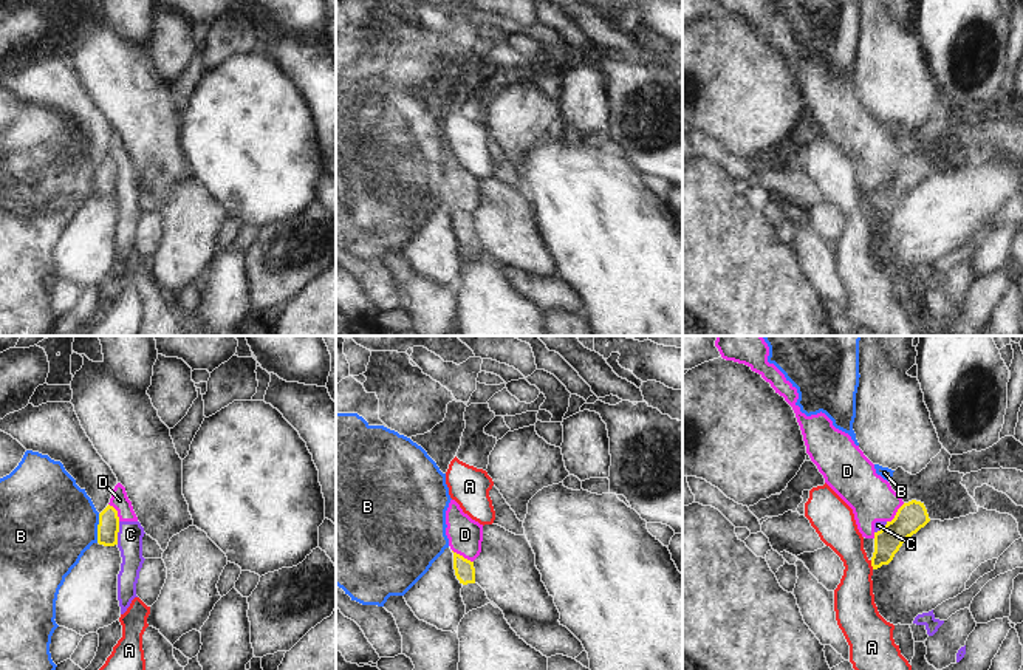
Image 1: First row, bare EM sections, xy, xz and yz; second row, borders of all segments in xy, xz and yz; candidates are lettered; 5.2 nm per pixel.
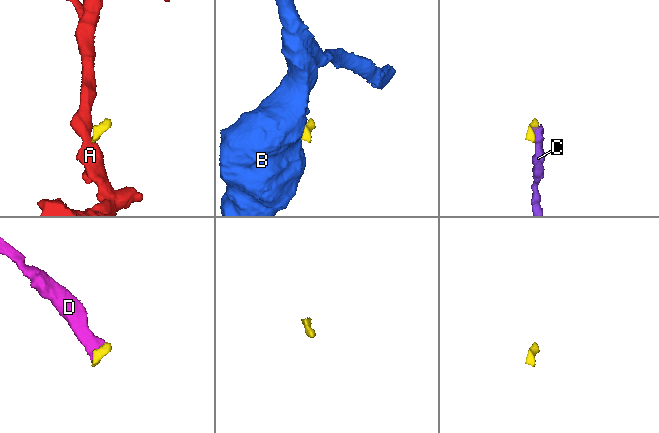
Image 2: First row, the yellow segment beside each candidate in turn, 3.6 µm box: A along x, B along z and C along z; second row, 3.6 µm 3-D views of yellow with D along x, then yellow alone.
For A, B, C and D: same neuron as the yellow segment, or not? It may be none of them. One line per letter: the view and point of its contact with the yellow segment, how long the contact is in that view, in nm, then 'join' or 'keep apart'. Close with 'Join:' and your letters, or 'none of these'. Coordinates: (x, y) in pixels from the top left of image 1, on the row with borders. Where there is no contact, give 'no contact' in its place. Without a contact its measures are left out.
A: meets yellow in yz at (872, 565); contact 50 nm long; keep apart
B: meets yellow in xy at (98, 528); contact 150 nm long; keep apart
C: meets yellow in xy at (118, 531); contact 120 nm long; keep apart
D: meets yellow in yz at (896, 514); contact 140 nm long; keep apart
Join: none of these

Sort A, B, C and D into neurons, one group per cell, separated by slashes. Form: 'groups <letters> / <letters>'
groups A / B / C D

